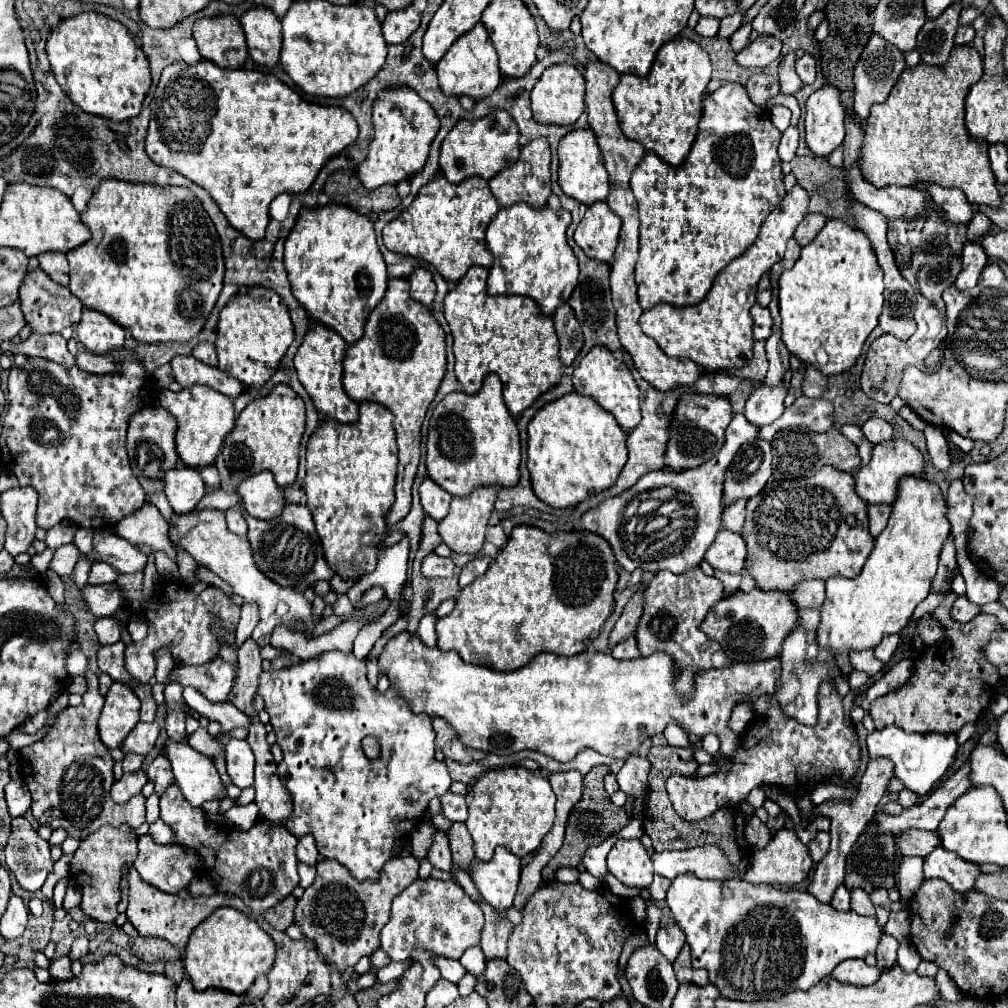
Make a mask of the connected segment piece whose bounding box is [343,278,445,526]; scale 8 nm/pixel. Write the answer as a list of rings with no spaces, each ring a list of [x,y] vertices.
[[[405,278],[389,280],[389,288],[385,298],[377,304],[377,308],[371,312],[363,336],[347,348],[345,362],[343,362],[343,386],[349,398],[353,398],[357,404],[363,402],[377,402],[381,406],[387,406],[395,420],[393,428],[397,434],[397,446],[399,446],[399,472],[397,472],[397,486],[395,486],[395,502],[393,508],[387,514],[387,526],[393,526],[401,522],[411,508],[411,486],[417,474],[419,458],[421,458],[421,426],[427,414],[429,404],[433,402],[437,388],[445,376],[445,332],[423,304],[417,304],[409,296],[409,282]]]

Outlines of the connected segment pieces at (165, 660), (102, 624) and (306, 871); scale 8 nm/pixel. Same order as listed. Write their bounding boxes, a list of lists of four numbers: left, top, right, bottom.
[[155,648,175,684],[95,618,121,644],[299,864,315,888]]

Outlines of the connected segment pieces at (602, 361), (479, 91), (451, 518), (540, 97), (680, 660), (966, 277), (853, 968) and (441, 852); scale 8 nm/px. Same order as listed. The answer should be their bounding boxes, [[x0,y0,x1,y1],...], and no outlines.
[[573,346,641,430],[435,22,501,100],[439,486,495,554],[531,64,585,126],[637,568,731,694],[955,242,987,290],[831,958,881,986],[427,832,451,872]]

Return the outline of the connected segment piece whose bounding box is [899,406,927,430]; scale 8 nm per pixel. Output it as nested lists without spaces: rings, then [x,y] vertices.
[[[909,406],[901,408],[901,412],[899,412],[899,414],[901,414],[901,416],[903,416],[903,418],[905,418],[905,420],[907,420],[907,422],[909,422],[909,424],[915,428],[915,430],[923,430],[923,428],[927,426],[927,422],[925,422],[925,420],[923,420],[919,414],[915,414],[915,412],[913,412]]]

